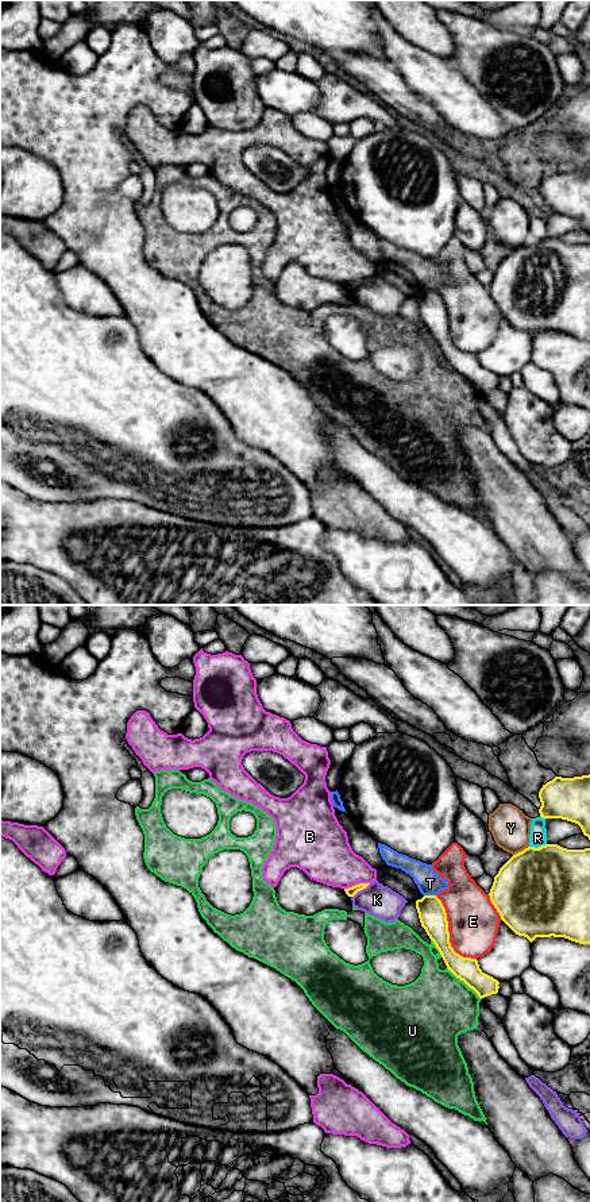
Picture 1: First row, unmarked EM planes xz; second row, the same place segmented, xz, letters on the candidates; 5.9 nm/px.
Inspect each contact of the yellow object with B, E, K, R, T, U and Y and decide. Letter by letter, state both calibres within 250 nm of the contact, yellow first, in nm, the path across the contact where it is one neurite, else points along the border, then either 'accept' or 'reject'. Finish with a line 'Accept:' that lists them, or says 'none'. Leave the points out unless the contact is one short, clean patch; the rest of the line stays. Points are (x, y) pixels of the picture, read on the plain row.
B: 60/320 nm | along xz (369, 277), (361, 277), (344, 284) | reject
E: 160/300 nm | reject
K: 60/190 nm | along xz (370, 278), (351, 292) | reject
R: 500/110 nm | reject
T: 160/140 nm | reject
U: 140/420 nm | reject
Y: 500/240 nm | reject
Accept: none

